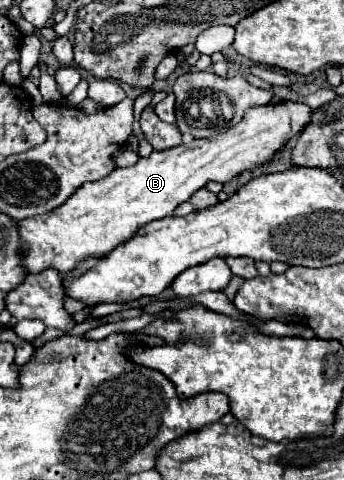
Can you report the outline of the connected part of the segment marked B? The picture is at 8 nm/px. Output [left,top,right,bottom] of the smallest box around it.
[18,102,326,272]

